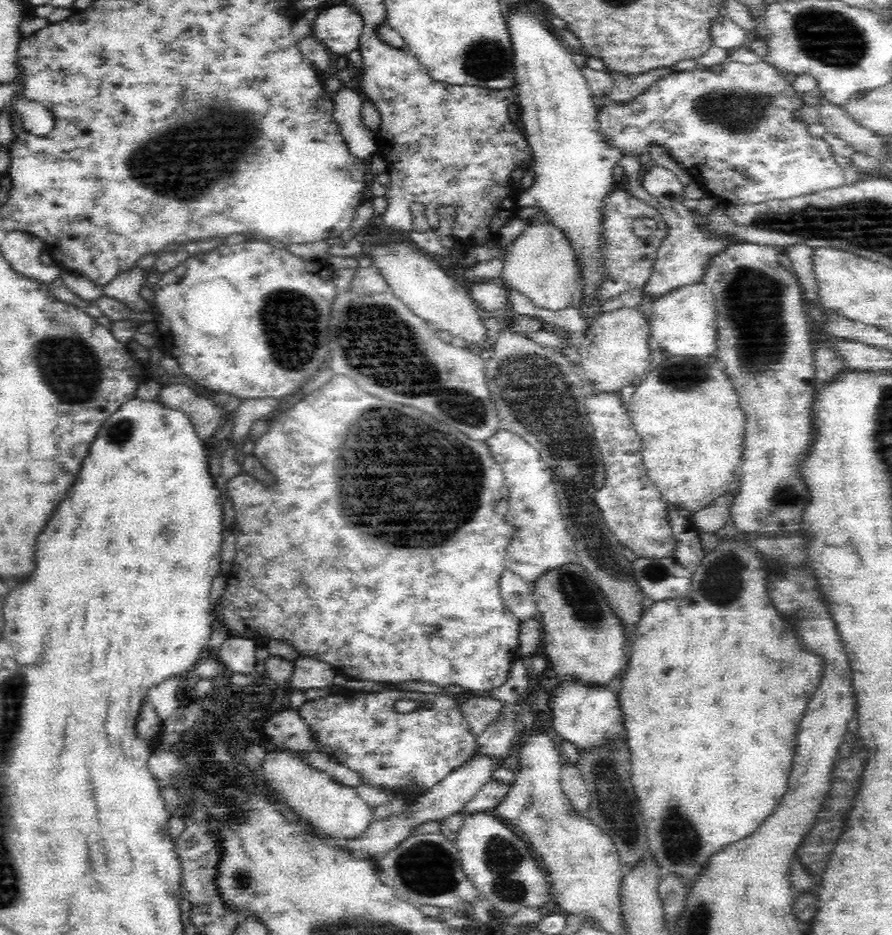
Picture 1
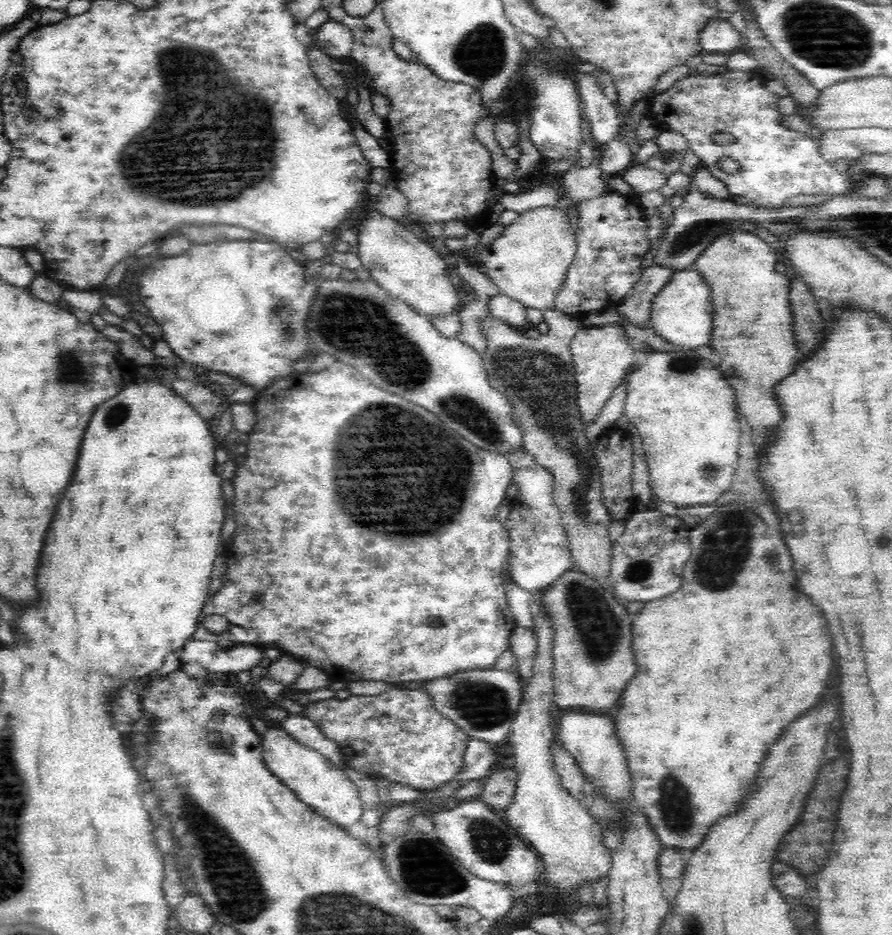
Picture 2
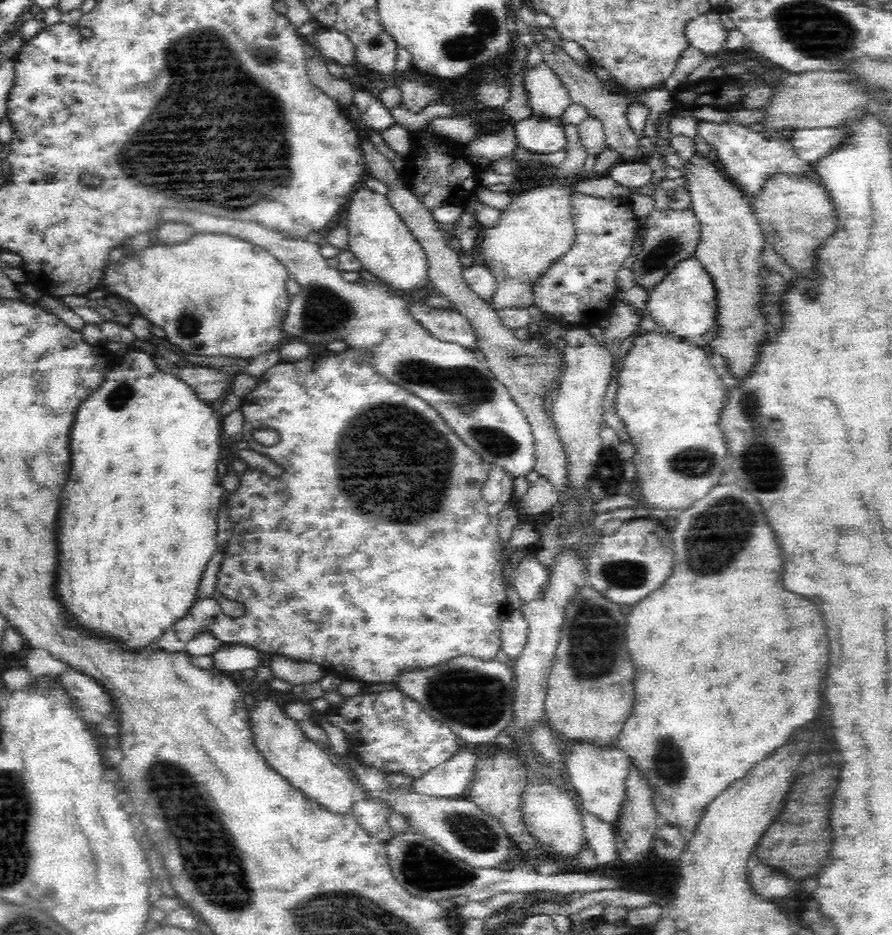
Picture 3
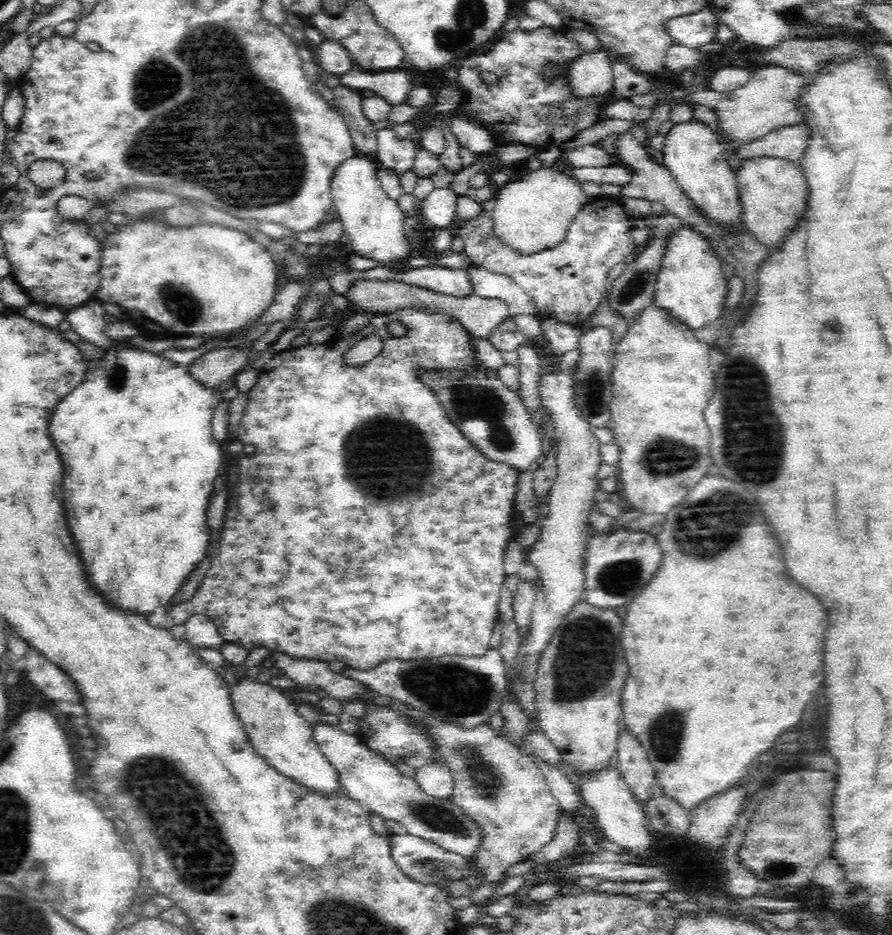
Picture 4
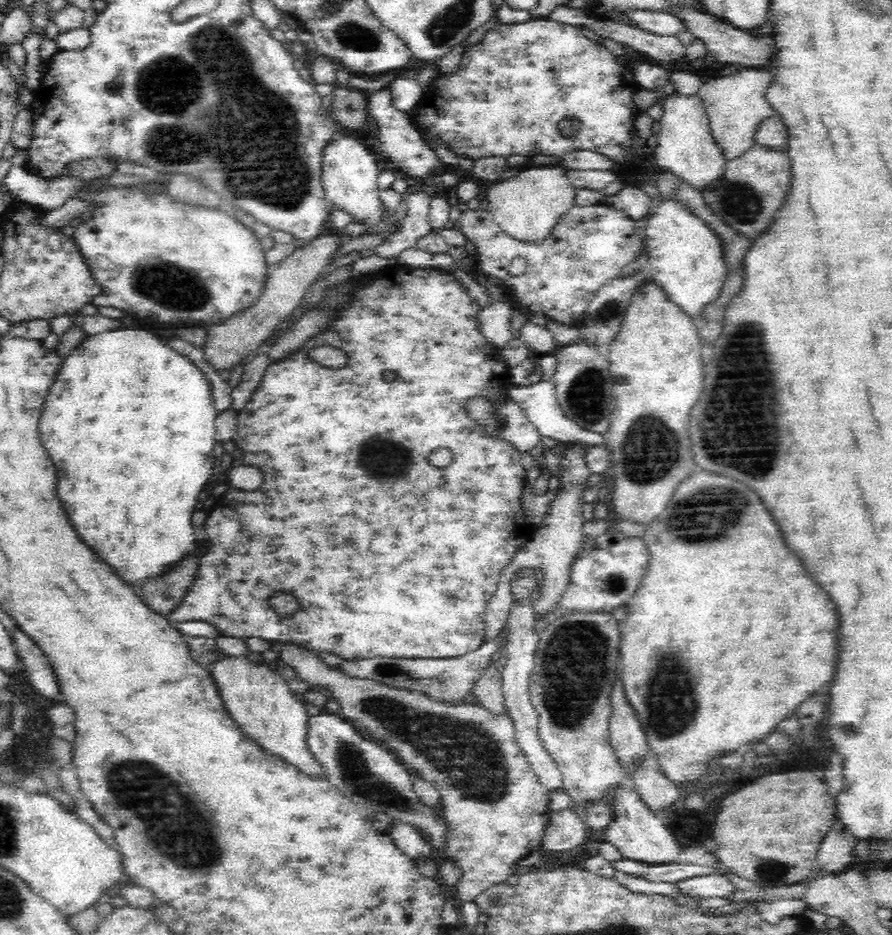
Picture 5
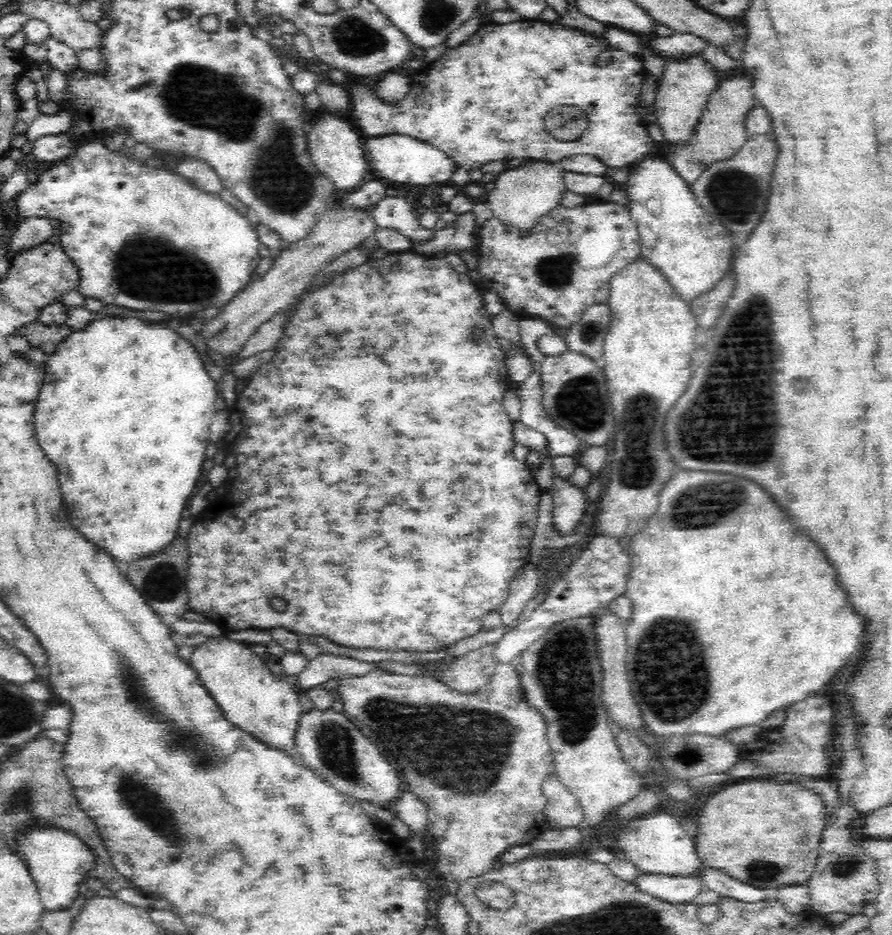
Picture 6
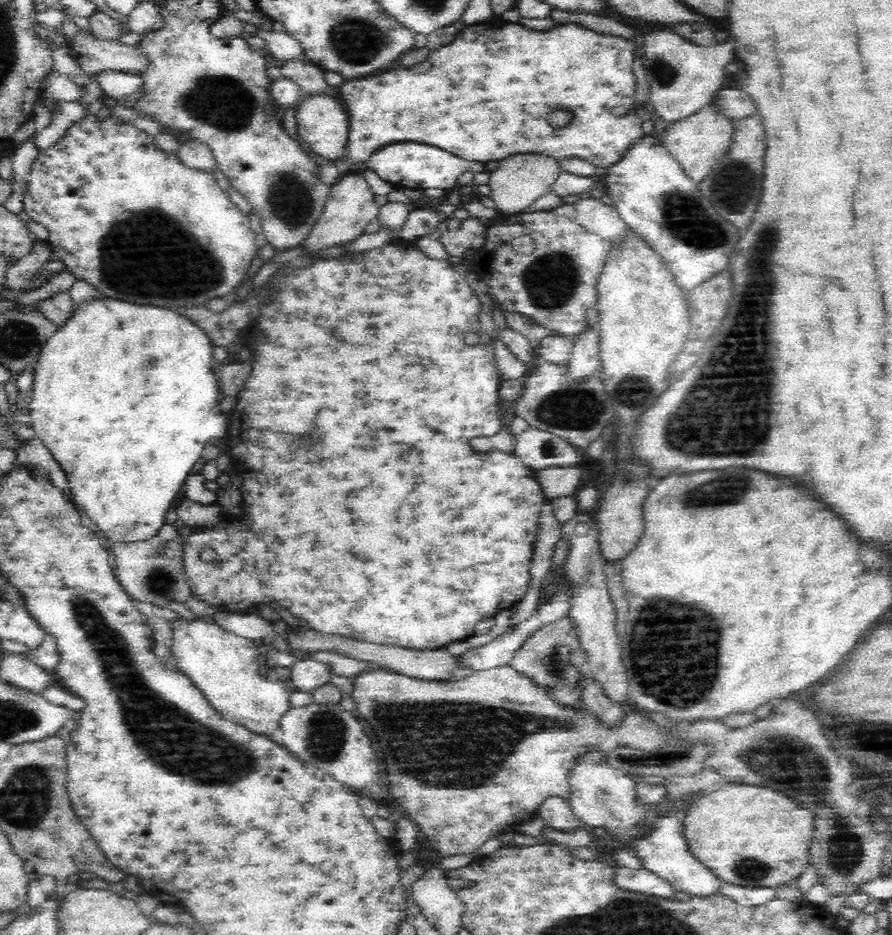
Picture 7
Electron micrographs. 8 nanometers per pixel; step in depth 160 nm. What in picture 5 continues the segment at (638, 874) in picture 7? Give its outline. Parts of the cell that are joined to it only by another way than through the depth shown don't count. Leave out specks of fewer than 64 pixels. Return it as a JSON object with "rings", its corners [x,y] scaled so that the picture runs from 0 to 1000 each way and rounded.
{"rings":[[[805,936],[780,937],[758,944],[760,957],[776,958],[776,960],[817,960],[825,954],[823,938],[807,938]]]}

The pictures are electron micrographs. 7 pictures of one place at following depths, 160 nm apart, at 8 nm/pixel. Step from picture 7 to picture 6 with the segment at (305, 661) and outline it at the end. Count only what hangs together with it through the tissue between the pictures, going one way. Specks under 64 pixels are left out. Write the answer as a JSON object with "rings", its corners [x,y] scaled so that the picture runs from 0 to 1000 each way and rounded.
{"rings":[[[365,696],[350,704],[336,719],[333,736],[344,740],[361,734],[368,727],[381,727],[396,722],[408,722],[427,716],[419,708],[401,707],[392,702],[373,701]]]}

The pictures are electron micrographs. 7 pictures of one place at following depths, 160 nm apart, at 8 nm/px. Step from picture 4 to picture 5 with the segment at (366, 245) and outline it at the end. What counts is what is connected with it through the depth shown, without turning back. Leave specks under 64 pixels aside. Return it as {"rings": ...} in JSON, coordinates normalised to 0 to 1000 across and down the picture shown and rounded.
{"rings":[[[395,142],[374,144],[361,159],[360,194],[365,214],[371,220],[397,228],[397,237],[407,237],[411,250],[430,247],[430,237],[437,232],[429,228],[429,220],[425,216],[423,190],[426,183],[419,165],[408,154],[401,152],[401,148]]]}

